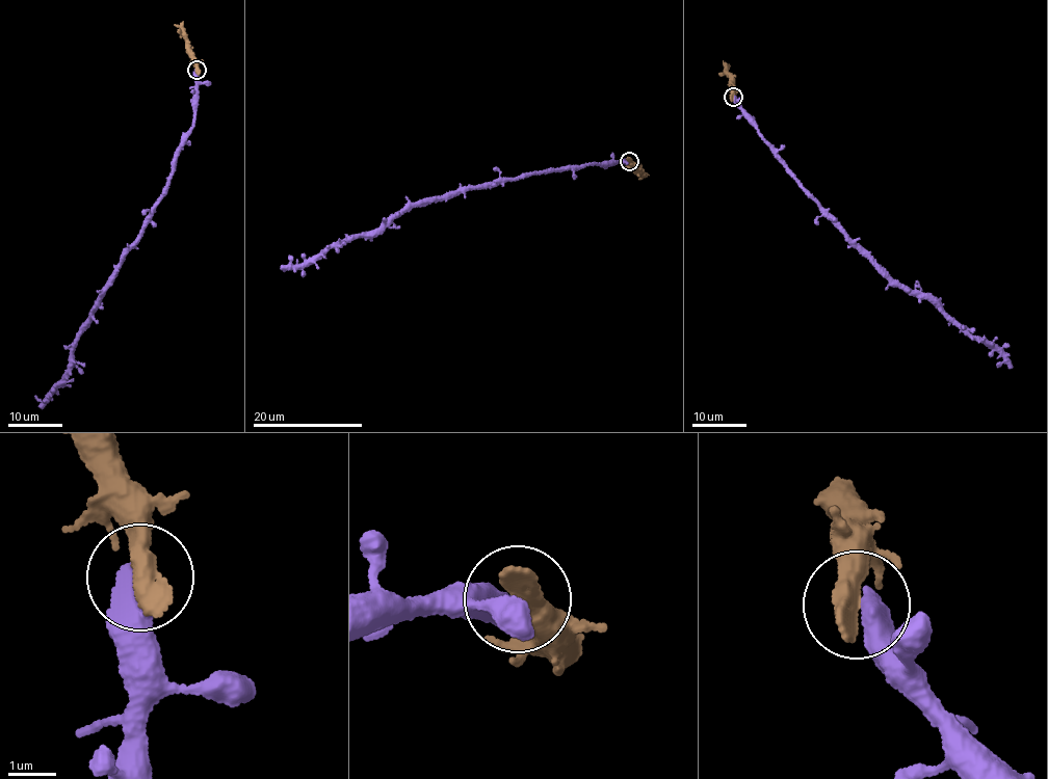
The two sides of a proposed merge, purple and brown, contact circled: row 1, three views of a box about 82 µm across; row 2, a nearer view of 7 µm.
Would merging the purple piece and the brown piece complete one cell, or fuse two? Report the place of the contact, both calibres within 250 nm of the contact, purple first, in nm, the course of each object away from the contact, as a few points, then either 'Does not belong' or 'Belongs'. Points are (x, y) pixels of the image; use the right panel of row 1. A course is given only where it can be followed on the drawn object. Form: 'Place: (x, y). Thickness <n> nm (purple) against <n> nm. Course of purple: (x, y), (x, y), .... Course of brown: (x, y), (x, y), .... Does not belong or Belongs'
Place: (733, 97). Thickness 600 nm (purple) against 550 nm. Course of purple: (734, 97), (735, 106), (786, 171), (850, 239), (910, 292), (920, 294), (1009, 359). Course of brown: (732, 97), (730, 65). Does not belong

